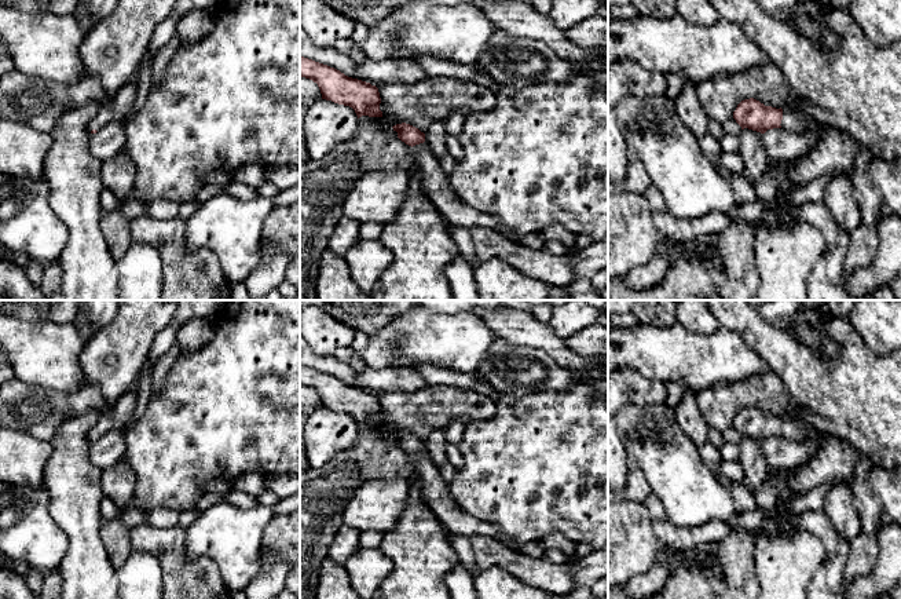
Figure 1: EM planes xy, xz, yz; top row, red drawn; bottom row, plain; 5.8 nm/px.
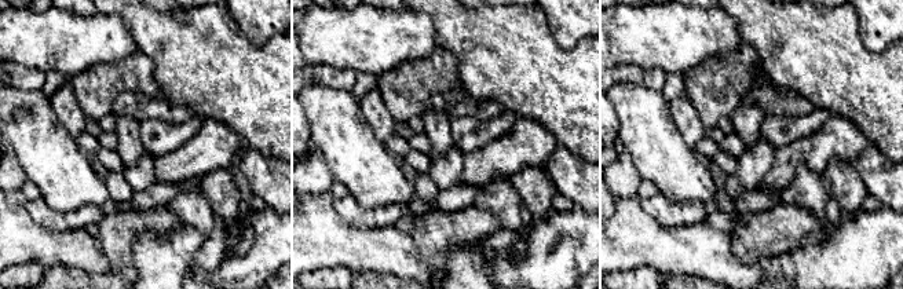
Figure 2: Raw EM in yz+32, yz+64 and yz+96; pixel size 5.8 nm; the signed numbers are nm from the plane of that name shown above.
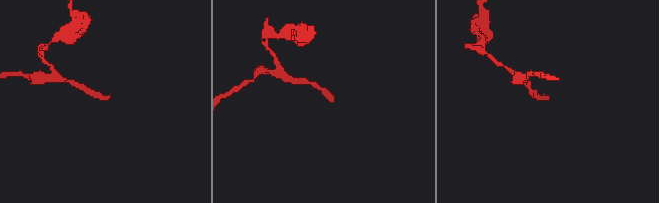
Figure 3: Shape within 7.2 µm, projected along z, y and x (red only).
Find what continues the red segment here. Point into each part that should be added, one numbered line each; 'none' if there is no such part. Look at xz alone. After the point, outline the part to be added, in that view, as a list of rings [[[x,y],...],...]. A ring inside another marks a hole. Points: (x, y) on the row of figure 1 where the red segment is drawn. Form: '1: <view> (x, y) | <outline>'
1: xz (435, 185) | [[[420,143],[411,147],[415,167],[421,174],[421,190],[436,211],[448,222],[448,224],[472,229],[494,229],[514,242],[520,237],[508,231],[497,216],[487,215],[470,205],[464,204],[453,190],[448,174],[442,168],[437,157],[429,150],[428,145]]]

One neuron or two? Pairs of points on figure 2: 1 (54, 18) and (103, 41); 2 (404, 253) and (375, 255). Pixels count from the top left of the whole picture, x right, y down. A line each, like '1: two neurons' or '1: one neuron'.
1: one neuron
2: one neuron

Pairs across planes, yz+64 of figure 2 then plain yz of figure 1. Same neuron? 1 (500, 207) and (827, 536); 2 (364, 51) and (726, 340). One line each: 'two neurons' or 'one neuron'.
1: one neuron
2: one neuron

